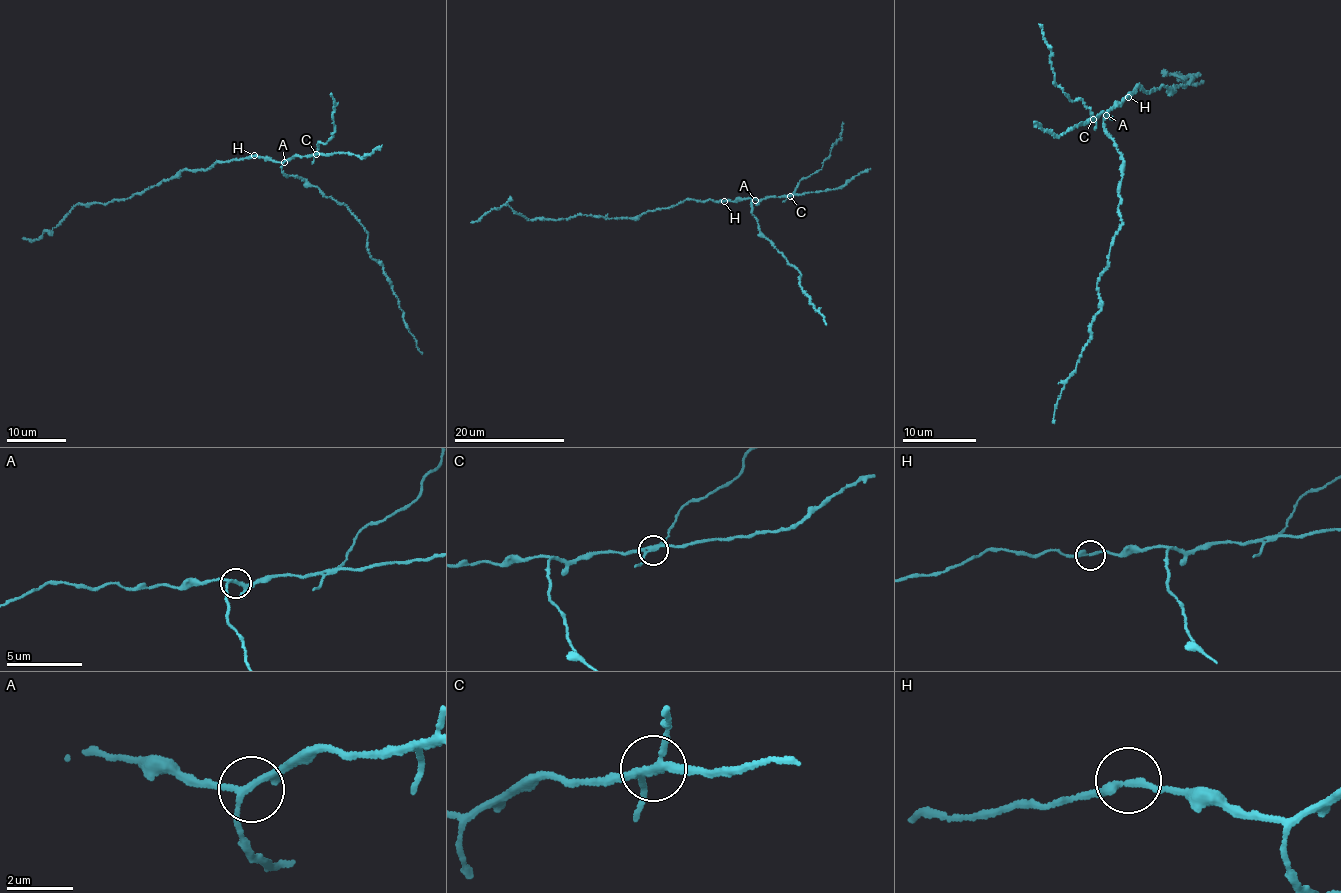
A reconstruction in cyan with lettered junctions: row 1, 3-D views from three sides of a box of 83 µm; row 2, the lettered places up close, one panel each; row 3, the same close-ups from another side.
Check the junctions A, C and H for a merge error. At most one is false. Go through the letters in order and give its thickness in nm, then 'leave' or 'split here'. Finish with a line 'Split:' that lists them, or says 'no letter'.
A: 180 nm thick; leave
C: 200 nm thick; split here
H: 240 nm thick; leave
Split: C

